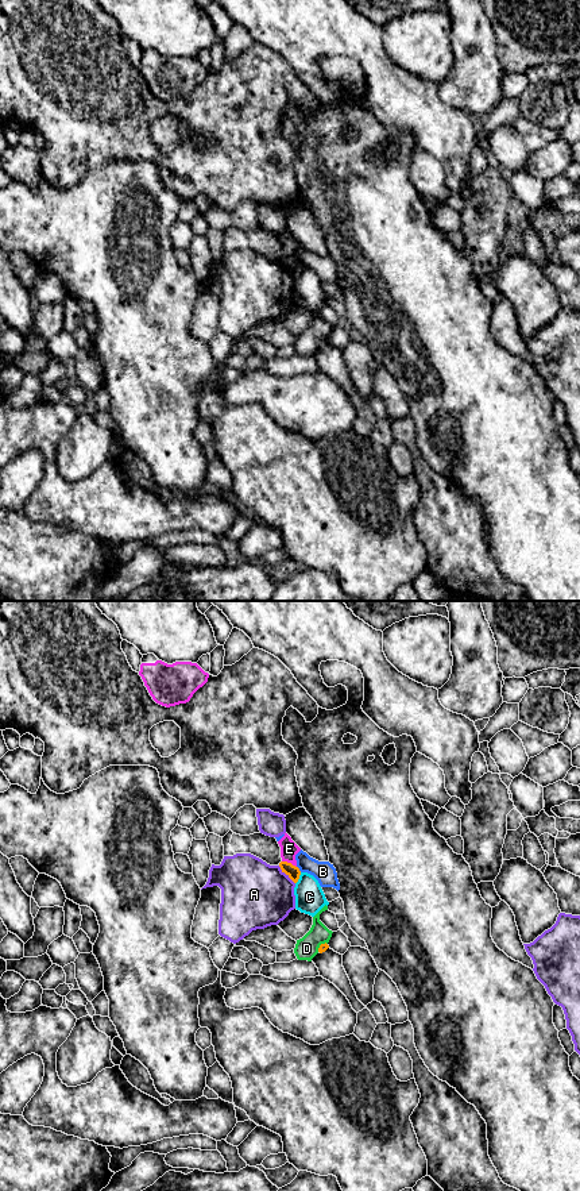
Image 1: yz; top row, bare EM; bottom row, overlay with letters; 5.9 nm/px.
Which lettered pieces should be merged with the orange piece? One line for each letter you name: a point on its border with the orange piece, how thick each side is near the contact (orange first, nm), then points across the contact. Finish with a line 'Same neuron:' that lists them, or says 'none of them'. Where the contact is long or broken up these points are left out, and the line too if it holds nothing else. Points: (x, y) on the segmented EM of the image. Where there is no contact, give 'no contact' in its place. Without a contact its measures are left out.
Same neuron: none of them

